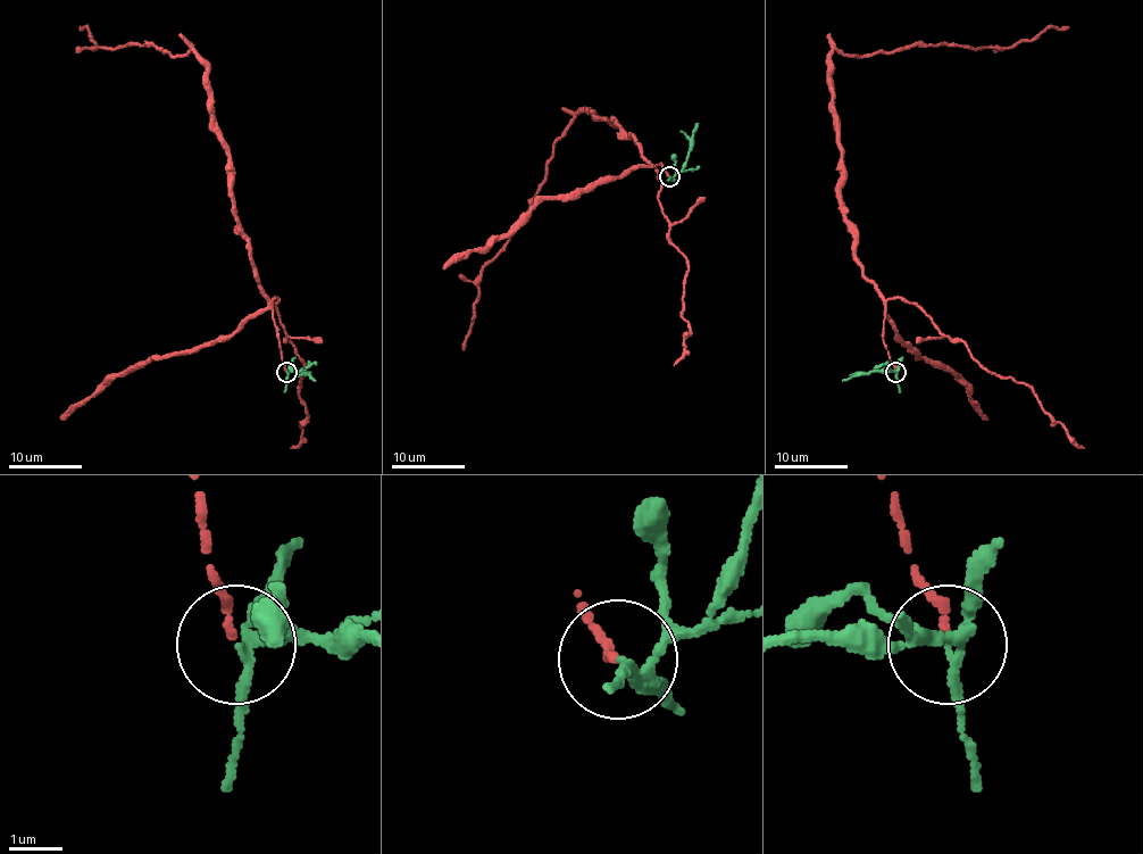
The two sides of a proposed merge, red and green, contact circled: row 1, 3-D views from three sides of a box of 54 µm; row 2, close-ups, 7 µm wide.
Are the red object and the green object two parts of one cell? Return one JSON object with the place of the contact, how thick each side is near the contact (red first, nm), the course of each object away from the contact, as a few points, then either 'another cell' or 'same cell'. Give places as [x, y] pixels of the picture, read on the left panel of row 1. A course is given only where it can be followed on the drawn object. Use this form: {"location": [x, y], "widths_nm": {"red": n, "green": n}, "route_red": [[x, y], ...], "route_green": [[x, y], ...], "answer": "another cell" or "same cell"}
{"location": [286, 372], "widths_nm": {"red": 160, "green": 120}, "route_red": [[286, 371], [235, 209], [208, 67], [191, 50], [94, 47], [80, 27]], "route_green": [[286, 372], [302, 371], [316, 381]], "answer": "another cell"}

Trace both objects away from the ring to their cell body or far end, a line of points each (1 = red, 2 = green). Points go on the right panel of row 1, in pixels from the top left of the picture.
1: (895, 371), (883, 341), (885, 301), (862, 273), (843, 209), (829, 55), (1015, 47), (1051, 27), (1069, 27)
2: (895, 372), (858, 374), (843, 381)

